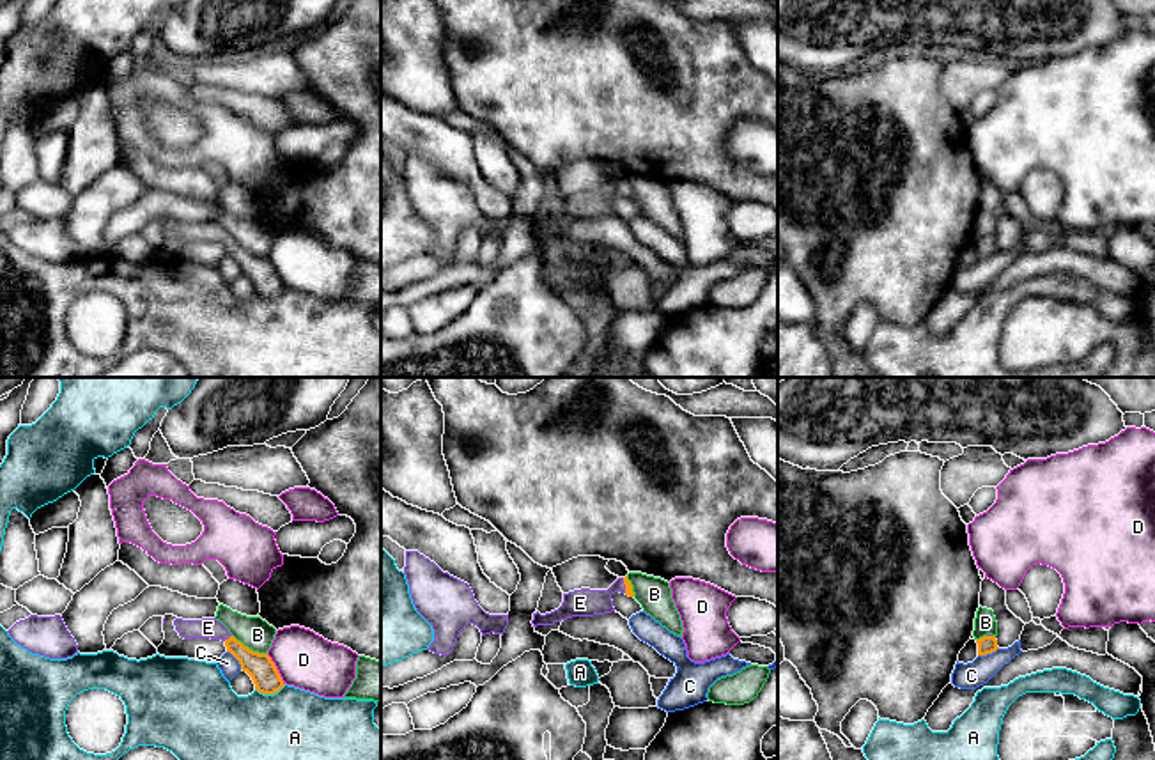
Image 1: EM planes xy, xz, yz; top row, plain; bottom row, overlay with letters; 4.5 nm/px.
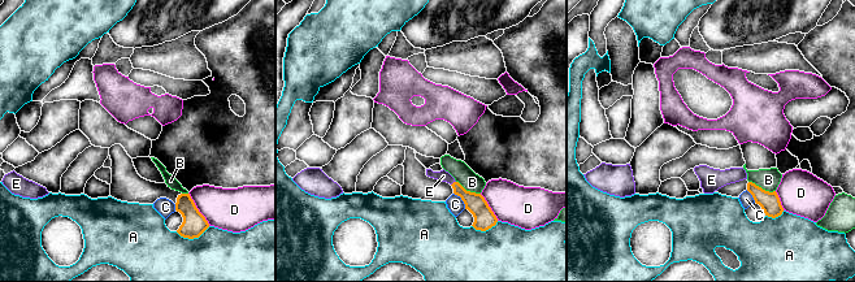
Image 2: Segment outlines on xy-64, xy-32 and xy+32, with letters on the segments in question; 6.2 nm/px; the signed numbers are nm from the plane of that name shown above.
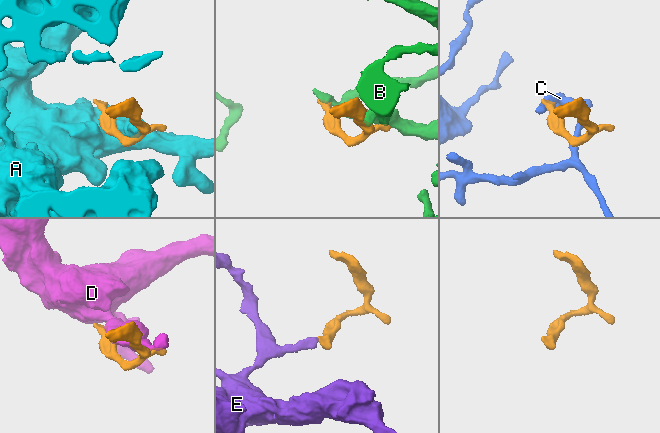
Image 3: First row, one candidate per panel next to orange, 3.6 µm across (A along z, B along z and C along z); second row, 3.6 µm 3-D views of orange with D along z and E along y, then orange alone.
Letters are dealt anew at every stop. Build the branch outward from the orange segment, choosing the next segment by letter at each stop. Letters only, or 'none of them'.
E

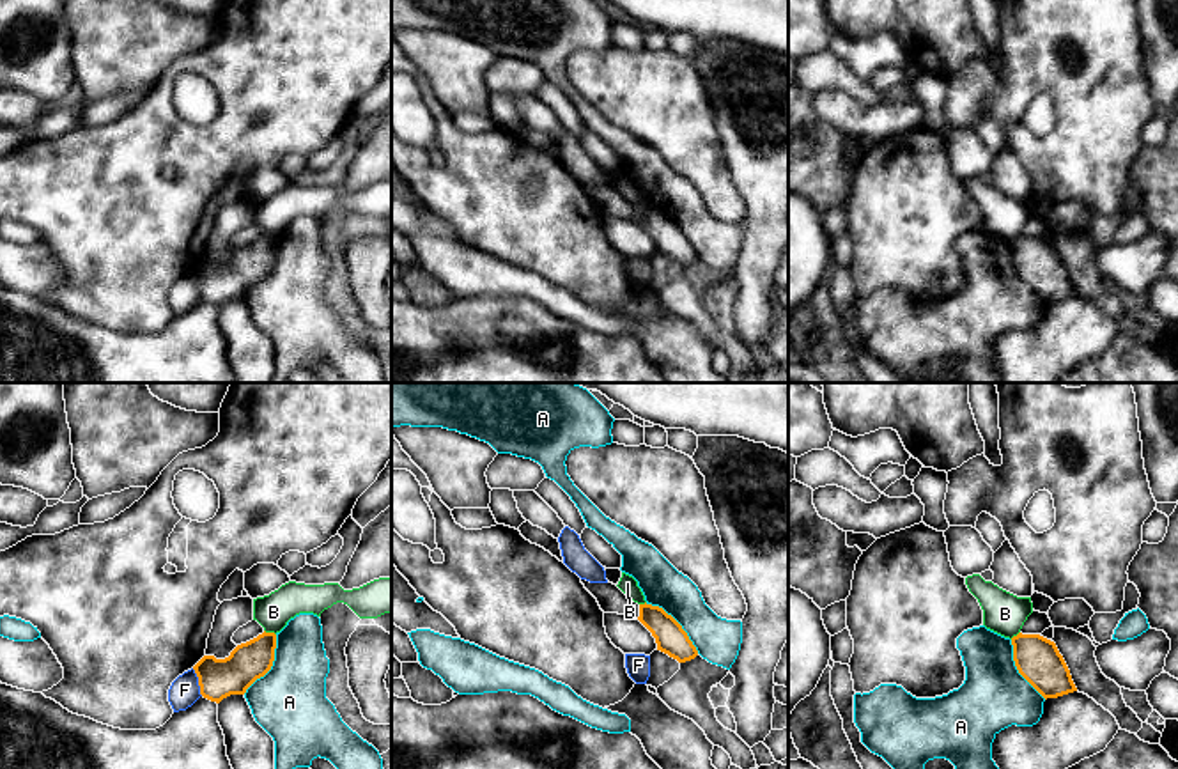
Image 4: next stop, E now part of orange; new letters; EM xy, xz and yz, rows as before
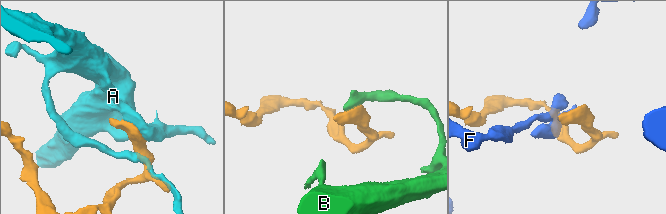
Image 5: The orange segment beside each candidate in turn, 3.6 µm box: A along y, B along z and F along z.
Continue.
none of them

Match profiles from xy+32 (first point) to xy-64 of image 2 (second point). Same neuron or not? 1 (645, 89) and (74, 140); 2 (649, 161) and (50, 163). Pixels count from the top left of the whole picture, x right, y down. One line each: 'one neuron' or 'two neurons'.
1: two neurons
2: one neuron

